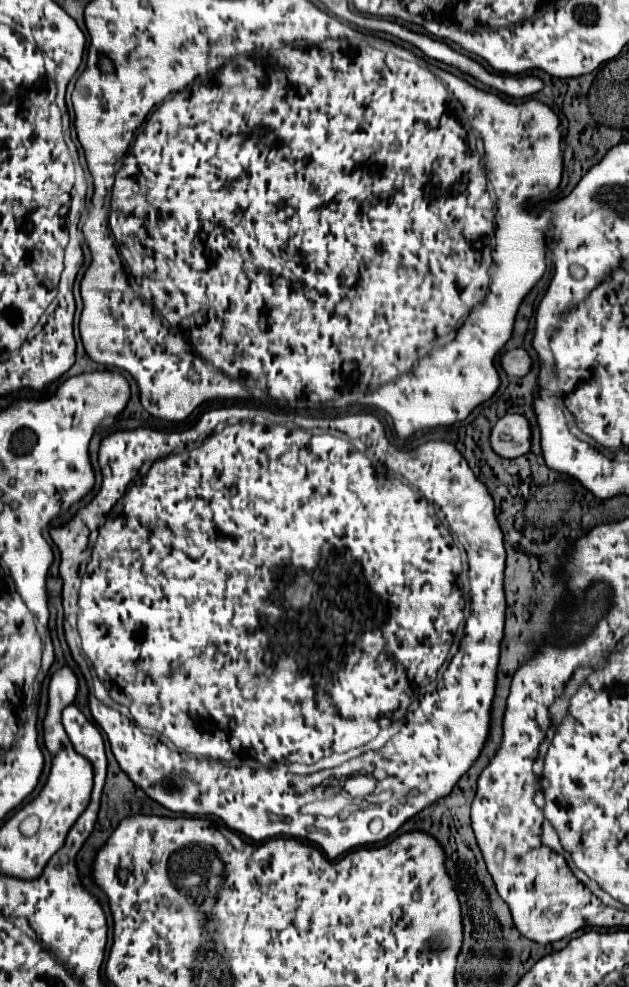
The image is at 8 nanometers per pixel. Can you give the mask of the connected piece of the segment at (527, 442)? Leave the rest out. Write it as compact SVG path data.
M513 413L501 417L491 431L491 447L501 457L521 457L531 451L531 425L525 415Z

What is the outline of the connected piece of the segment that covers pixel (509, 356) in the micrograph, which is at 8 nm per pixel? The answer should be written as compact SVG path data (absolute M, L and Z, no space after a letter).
M513 349L507 351L501 359L503 369L507 371L507 375L515 375L515 377L525 377L531 367L533 367L533 359L525 349Z

